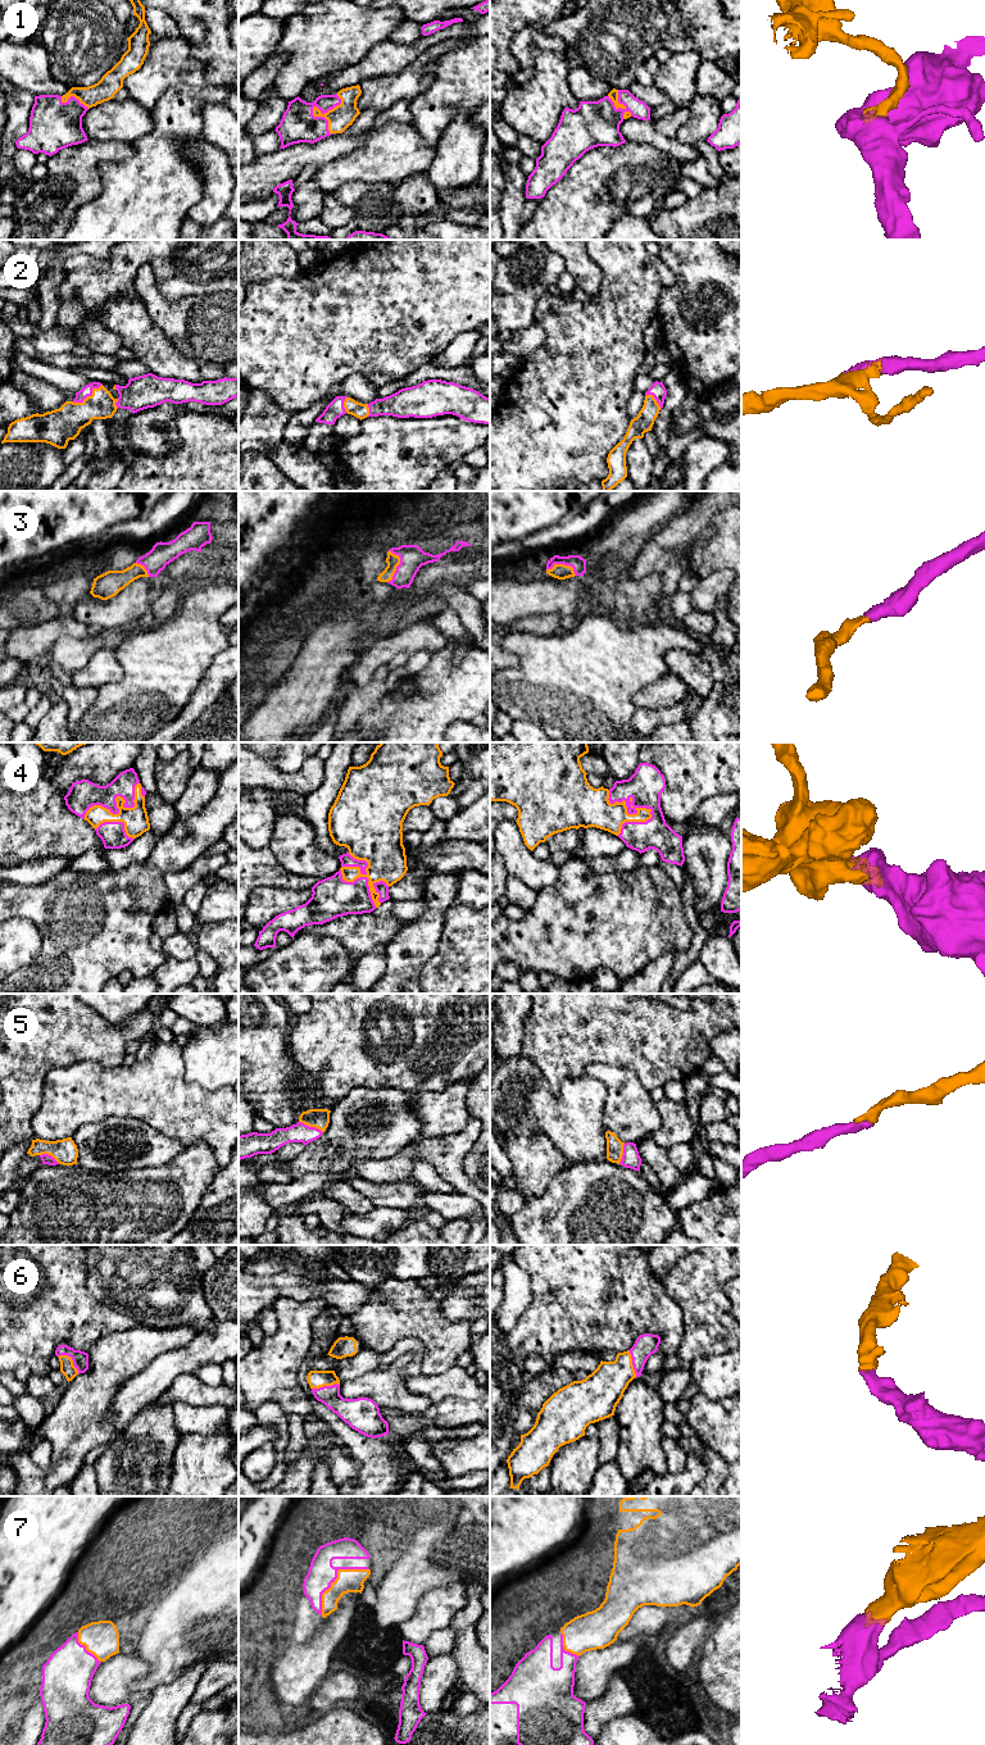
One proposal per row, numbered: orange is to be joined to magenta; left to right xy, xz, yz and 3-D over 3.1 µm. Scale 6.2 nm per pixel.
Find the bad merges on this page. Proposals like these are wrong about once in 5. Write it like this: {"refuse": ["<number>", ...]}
{"refuse": []}

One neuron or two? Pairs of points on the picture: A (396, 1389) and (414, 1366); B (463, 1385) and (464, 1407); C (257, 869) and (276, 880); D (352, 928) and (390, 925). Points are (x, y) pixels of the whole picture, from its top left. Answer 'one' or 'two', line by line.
A: two
B: two
C: one
D: one

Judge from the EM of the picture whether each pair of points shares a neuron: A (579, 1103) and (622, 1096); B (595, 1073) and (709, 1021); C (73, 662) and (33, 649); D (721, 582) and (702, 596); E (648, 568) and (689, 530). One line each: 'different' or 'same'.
A: different
B: different
C: different
D: same
E: same

